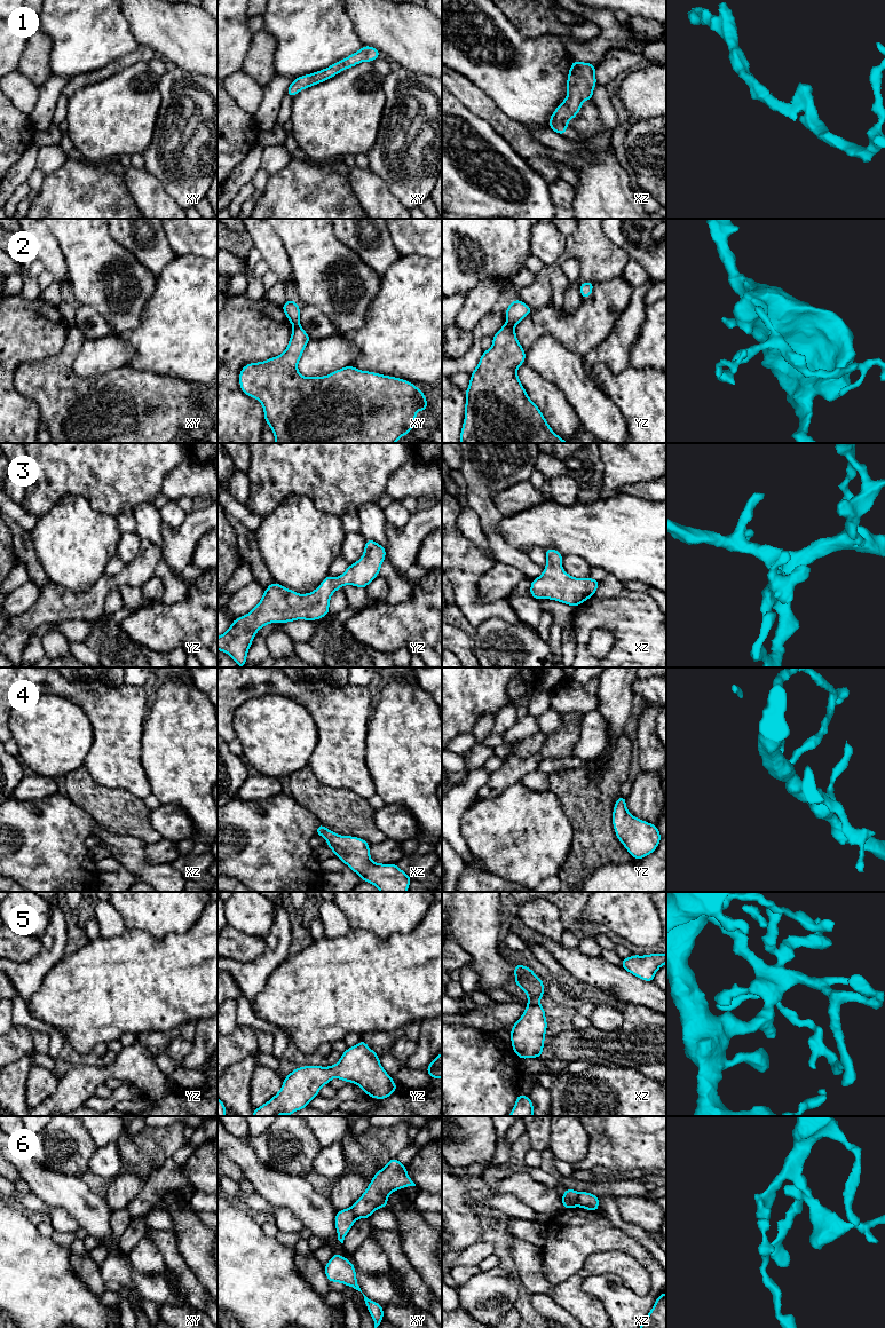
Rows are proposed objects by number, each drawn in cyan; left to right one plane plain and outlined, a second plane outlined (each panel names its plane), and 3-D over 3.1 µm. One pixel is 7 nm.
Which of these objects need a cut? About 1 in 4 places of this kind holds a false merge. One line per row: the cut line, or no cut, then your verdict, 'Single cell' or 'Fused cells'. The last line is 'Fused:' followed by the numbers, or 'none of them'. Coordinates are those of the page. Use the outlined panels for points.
1: No split. Single cell
2: Split along yz (506, 323), (513, 326). Fused cells
3: No split. Single cell
4: No split. Single cell
5: No split. Single cell
6: Split along xz (578, 1193), (576, 1204). Fused cells
Fused: 2, 6

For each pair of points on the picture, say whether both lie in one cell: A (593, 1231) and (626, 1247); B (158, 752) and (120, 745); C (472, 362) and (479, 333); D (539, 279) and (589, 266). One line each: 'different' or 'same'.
A: same
B: different
C: same
D: same

